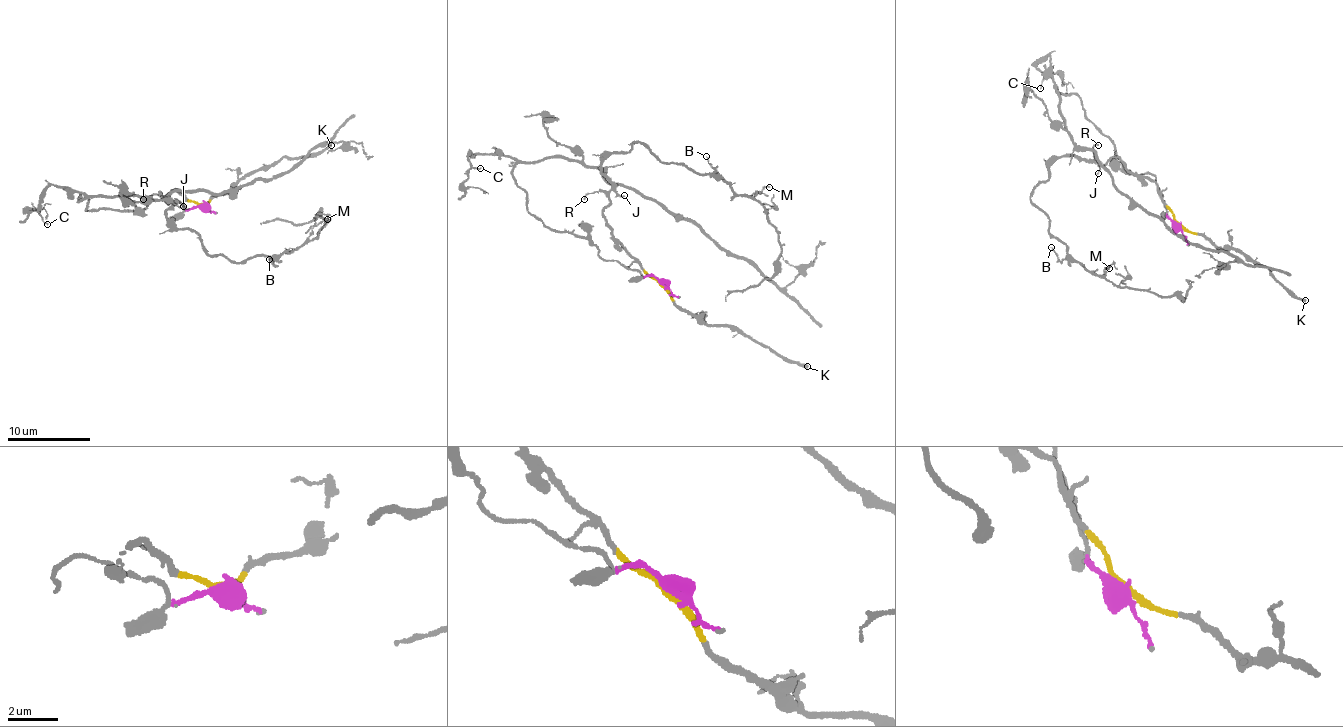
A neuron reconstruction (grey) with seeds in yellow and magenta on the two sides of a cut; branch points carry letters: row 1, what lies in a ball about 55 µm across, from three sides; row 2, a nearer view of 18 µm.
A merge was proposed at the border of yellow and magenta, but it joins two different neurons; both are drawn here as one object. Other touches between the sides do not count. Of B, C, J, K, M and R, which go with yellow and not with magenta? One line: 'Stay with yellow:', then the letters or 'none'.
Stay with yellow: B, J, K, M, R

